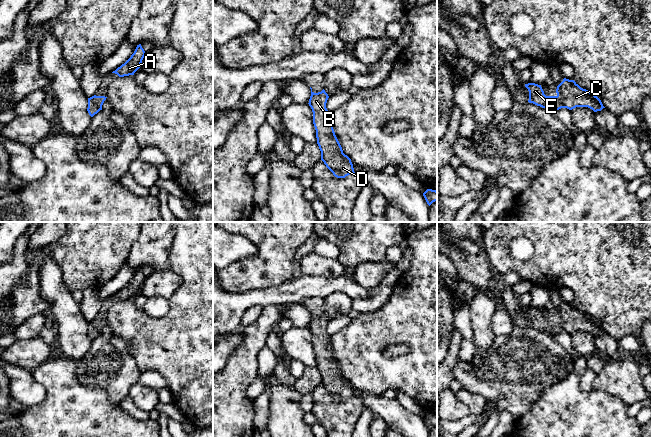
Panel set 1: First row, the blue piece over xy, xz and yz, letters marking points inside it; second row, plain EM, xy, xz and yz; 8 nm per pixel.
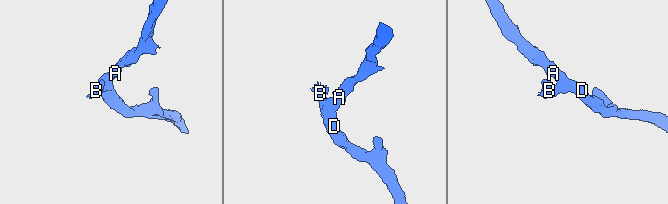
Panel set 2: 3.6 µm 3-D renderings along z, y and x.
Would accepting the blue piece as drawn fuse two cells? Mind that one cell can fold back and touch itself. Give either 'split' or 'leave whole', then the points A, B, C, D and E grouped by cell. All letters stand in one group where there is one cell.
leave whole; A B C D E

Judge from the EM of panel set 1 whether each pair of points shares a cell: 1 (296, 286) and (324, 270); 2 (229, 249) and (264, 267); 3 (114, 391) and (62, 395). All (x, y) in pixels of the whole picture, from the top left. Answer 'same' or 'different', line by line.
1: different
2: different
3: different

